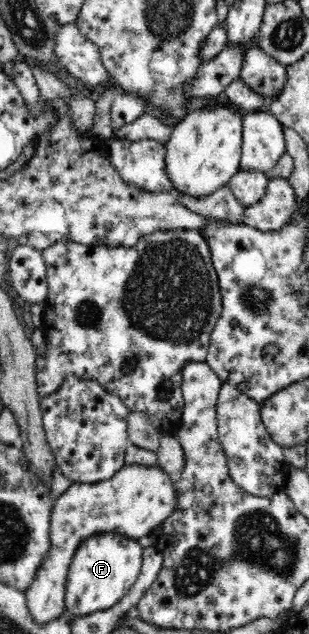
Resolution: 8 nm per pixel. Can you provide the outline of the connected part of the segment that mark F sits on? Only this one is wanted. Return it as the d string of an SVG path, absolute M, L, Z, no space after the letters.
M112 531L92 534L82 540L73 554L66 575L66 608L76 616L84 616L118 605L138 580L143 552L138 539Z

